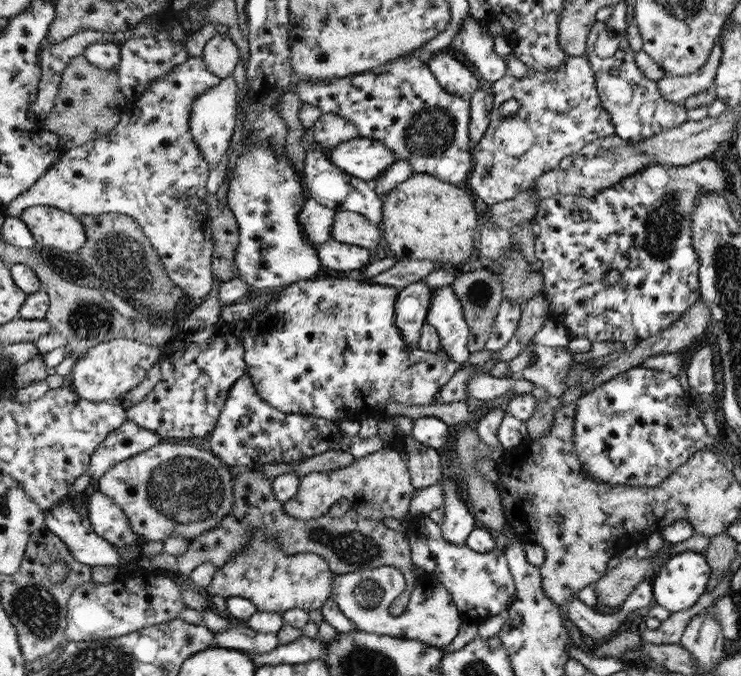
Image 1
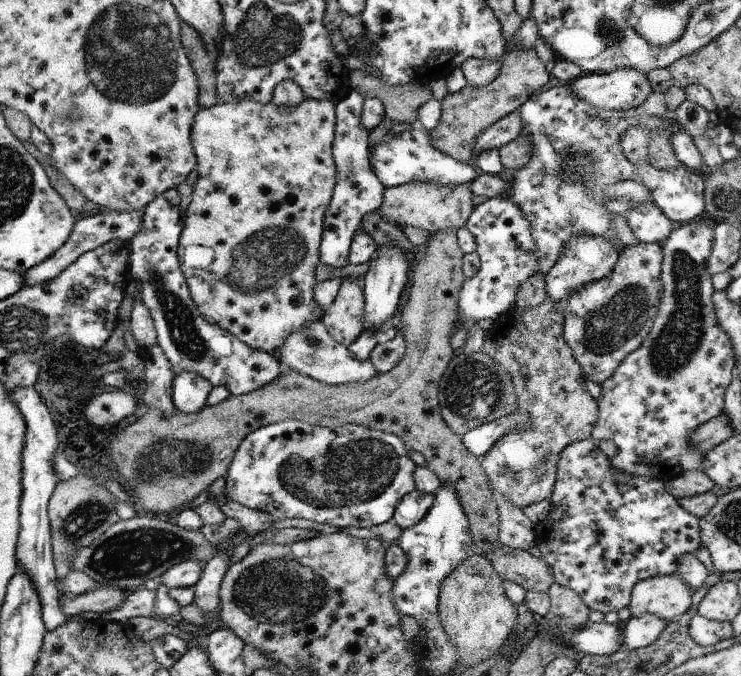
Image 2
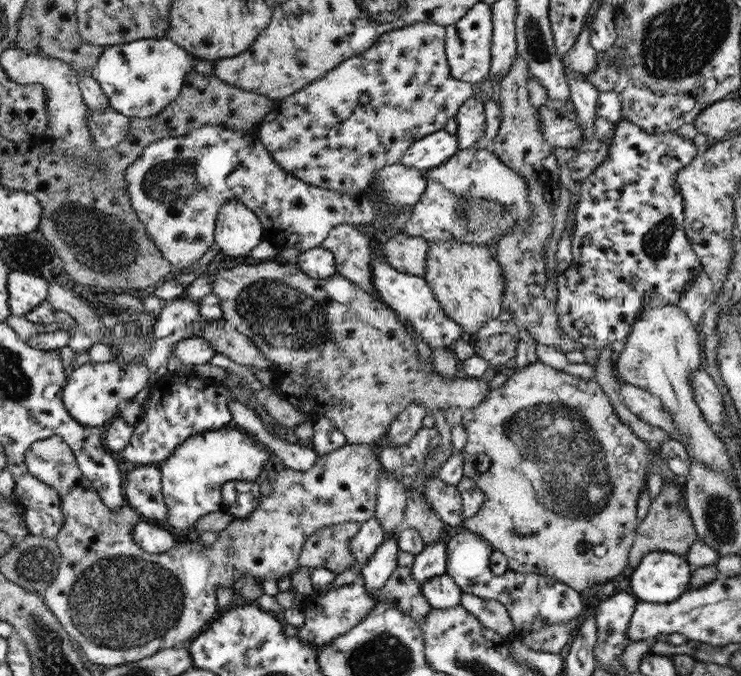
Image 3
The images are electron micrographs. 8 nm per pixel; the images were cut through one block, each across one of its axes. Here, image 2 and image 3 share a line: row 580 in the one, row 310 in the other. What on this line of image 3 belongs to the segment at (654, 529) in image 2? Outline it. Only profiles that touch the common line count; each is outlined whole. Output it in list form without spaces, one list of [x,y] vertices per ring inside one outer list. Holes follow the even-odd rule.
[[[620,120],[616,125],[615,134],[612,137],[612,144],[609,148],[607,159],[596,167],[596,170],[583,181],[580,181],[580,197],[574,212],[575,230],[571,240],[571,265],[559,274],[556,280],[558,286],[557,301],[554,305],[557,321],[560,328],[572,340],[585,344],[588,350],[610,349],[614,340],[624,340],[630,332],[631,324],[637,319],[641,310],[645,307],[645,300],[650,297],[658,297],[665,305],[678,304],[681,292],[697,277],[703,270],[698,255],[692,250],[689,238],[685,235],[684,228],[684,201],[675,183],[675,176],[678,169],[690,164],[690,161],[697,155],[696,145],[690,139],[683,139],[676,131],[663,132],[662,134],[647,134],[637,124],[629,120]]]

